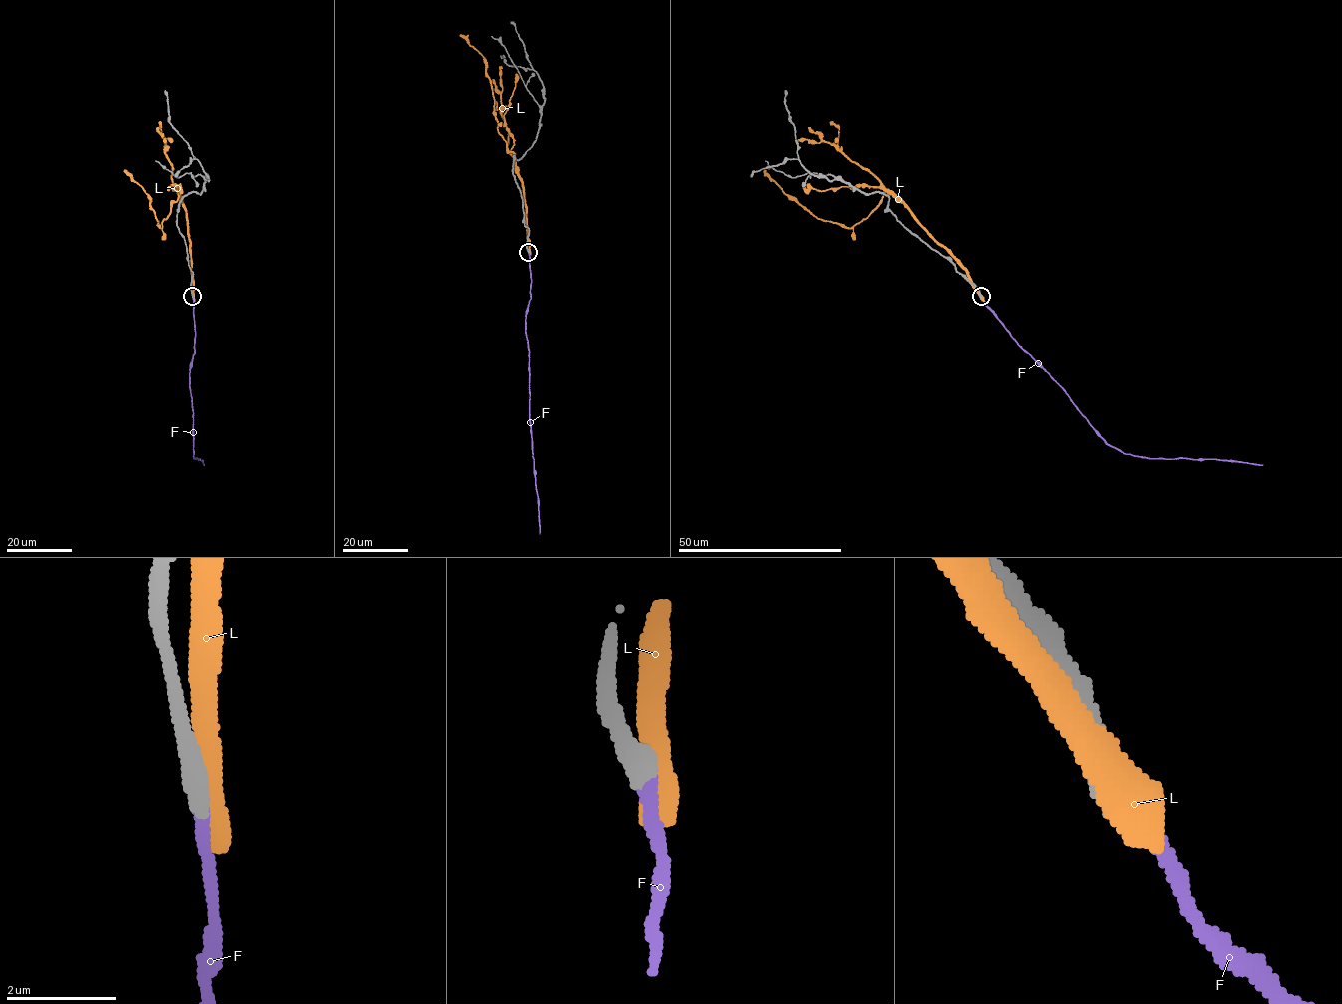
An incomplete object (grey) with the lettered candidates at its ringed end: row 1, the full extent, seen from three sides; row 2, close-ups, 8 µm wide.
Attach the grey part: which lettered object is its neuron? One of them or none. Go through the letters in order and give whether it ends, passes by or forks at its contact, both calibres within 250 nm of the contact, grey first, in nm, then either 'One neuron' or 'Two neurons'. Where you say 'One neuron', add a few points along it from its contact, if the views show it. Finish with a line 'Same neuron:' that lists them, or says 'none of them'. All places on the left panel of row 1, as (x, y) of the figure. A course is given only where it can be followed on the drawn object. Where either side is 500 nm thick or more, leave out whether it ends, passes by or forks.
F: It ends there. Thickness 480 nm (grey) against 300 nm. One neuron. Its course: (193, 297), (195, 341), (189, 388), (193, 453), (194, 458), (203, 465)
L: Thickness 500 nm (grey) against 480 nm. Two neurons
Same neuron: F

